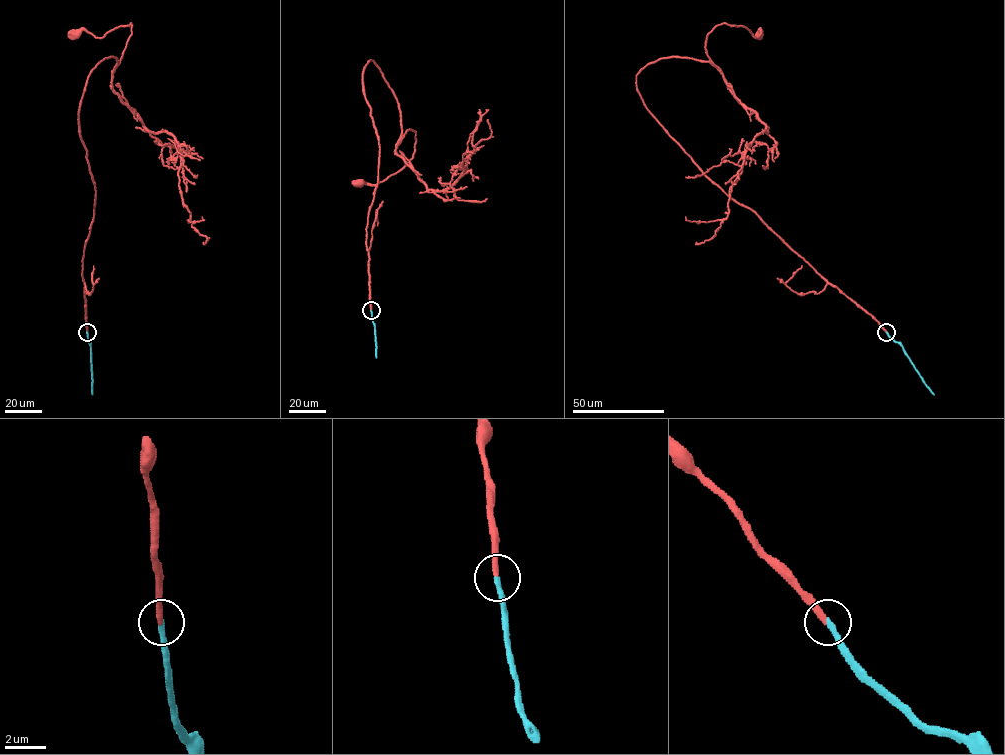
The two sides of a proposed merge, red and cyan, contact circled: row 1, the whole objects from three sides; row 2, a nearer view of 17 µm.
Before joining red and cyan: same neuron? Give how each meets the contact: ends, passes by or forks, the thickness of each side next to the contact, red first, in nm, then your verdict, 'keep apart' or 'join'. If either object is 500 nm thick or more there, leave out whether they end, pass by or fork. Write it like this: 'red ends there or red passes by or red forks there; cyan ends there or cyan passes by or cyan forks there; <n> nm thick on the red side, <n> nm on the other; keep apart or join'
red ends there; cyan ends there; 300 nm thick on the red side, 280 nm on the other; join

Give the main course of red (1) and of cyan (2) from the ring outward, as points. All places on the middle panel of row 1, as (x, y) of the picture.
1: (371, 310), (371, 60), (415, 150), (382, 181), (358, 183)
2: (371, 311), (376, 358)

